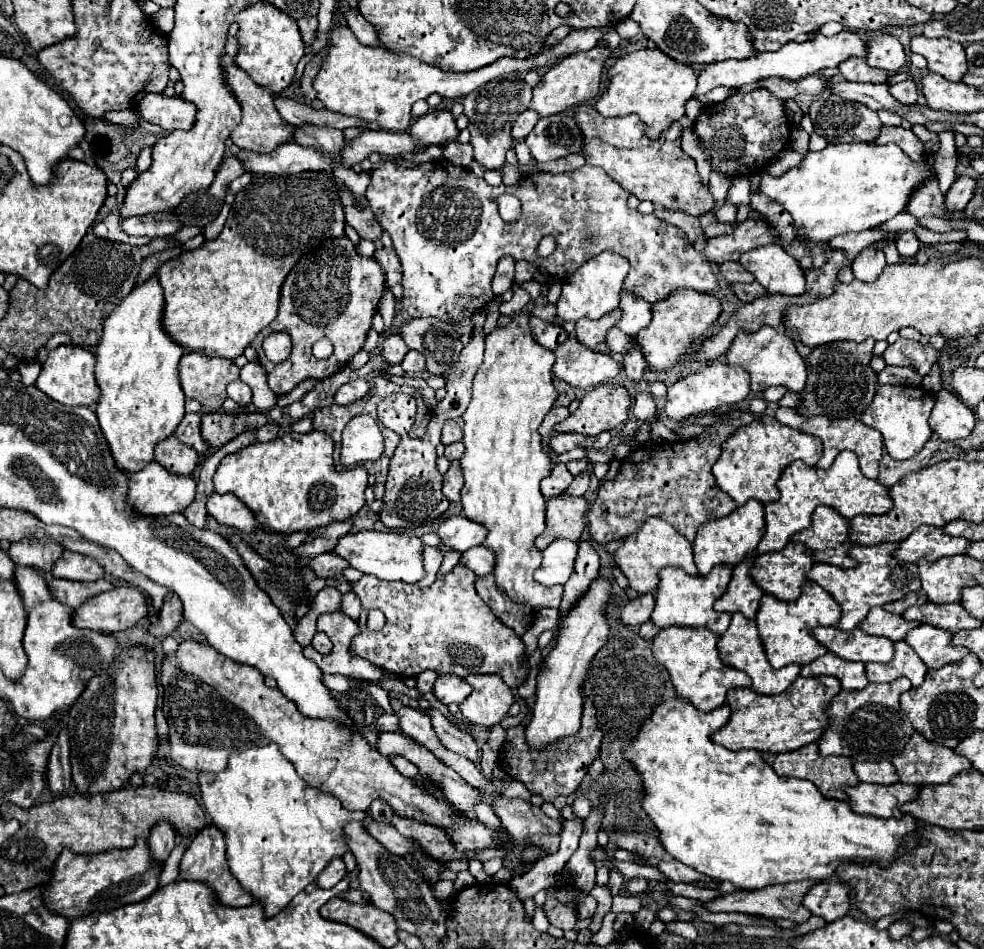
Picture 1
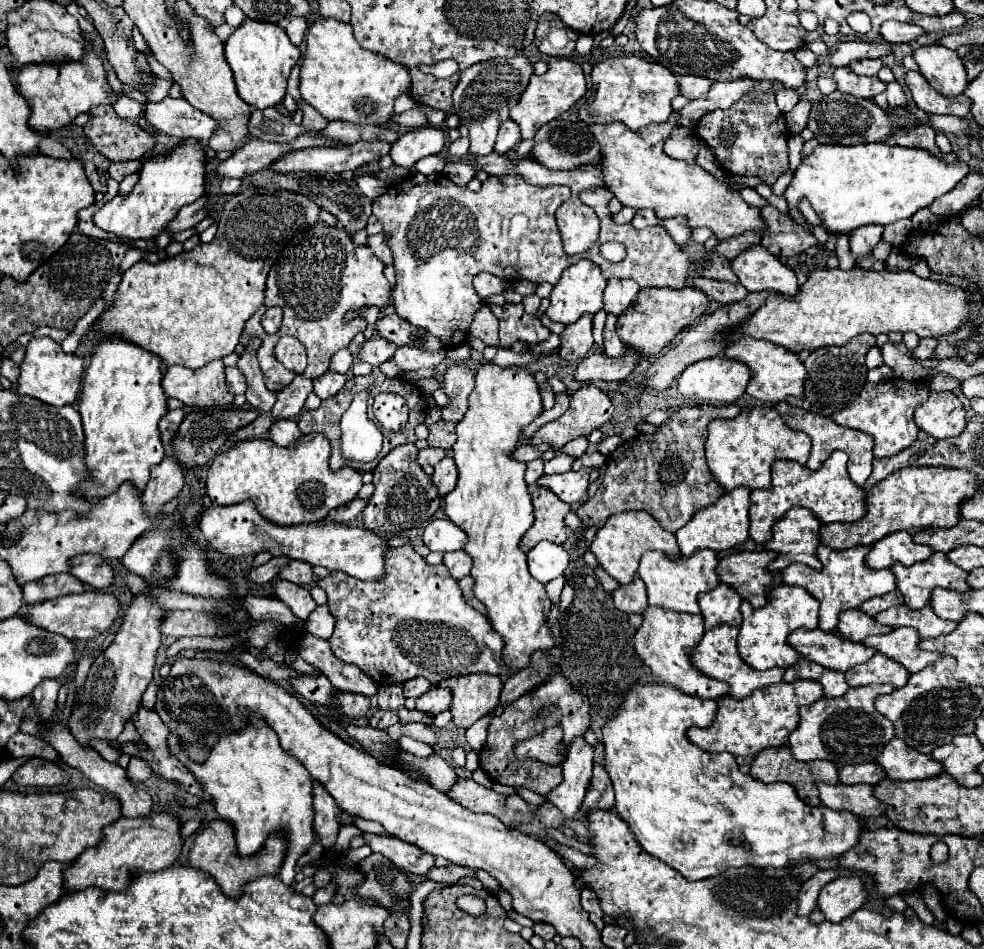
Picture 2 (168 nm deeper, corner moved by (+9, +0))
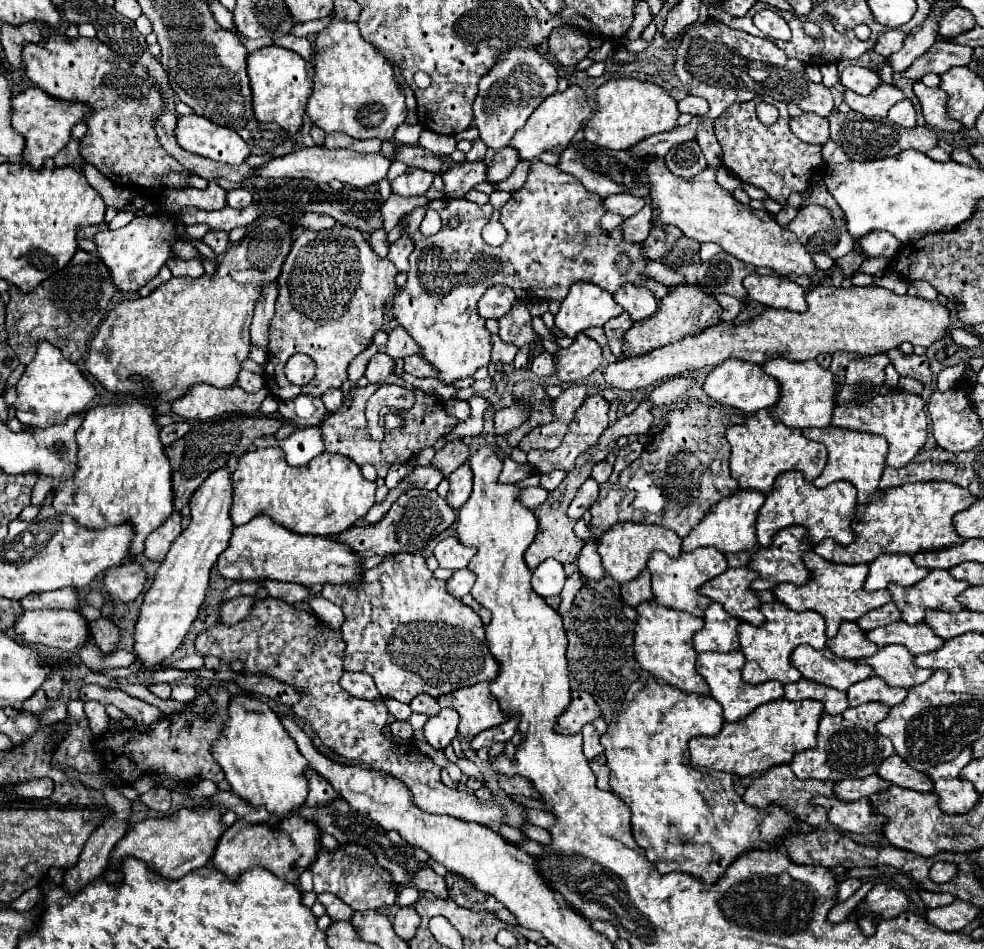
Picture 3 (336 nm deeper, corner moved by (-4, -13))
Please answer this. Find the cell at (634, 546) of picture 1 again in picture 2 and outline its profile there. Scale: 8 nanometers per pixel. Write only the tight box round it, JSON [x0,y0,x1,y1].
[590,512,680,584]

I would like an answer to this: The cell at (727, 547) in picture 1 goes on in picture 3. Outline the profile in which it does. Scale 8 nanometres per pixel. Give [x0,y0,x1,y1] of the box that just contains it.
[683,489,765,553]

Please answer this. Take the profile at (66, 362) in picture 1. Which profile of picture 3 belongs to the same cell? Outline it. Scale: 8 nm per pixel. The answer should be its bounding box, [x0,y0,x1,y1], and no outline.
[15,341,95,427]

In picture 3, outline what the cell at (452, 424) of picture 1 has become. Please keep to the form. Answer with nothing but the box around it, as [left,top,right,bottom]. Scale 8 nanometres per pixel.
[431,439,469,477]

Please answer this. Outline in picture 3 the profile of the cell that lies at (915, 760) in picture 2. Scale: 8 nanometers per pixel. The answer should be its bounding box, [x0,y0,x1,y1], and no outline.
[877,755,933,793]

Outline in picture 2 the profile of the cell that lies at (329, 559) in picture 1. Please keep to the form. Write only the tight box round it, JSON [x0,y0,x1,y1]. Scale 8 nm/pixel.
[280,560,314,586]

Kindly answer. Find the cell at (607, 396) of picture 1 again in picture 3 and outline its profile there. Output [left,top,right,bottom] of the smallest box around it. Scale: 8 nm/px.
[529,395,609,473]

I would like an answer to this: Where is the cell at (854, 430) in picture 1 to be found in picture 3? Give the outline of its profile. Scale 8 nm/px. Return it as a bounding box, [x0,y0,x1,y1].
[803,427,887,503]

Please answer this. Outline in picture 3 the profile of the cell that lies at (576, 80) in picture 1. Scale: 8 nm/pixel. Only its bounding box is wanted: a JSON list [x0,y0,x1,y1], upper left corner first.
[509,85,591,161]

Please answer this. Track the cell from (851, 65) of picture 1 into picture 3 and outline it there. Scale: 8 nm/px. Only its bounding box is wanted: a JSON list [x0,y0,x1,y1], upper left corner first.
[845,83,905,117]

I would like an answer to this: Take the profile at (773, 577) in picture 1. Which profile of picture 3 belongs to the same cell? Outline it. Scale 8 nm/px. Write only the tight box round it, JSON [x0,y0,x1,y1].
[699,567,765,625]

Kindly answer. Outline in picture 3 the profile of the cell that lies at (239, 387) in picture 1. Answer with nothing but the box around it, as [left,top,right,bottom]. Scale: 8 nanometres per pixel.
[237,369,263,393]

